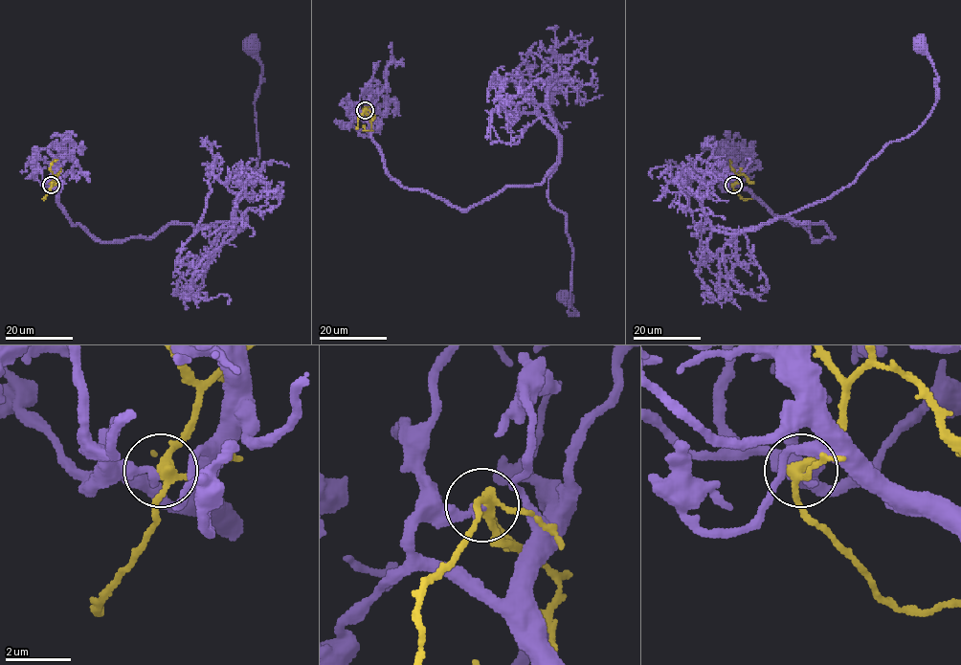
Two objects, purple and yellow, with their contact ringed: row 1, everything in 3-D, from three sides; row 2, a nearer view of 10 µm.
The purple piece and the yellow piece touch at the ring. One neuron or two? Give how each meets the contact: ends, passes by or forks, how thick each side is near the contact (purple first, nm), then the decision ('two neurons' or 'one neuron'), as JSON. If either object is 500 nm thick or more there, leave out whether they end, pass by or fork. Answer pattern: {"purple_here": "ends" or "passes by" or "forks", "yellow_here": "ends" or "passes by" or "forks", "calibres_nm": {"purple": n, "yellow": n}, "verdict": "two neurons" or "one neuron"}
{"purple_here": "ends", "yellow_here": "forks", "calibres_nm": {"purple": 300, "yellow": 240}, "verdict": "two neurons"}

